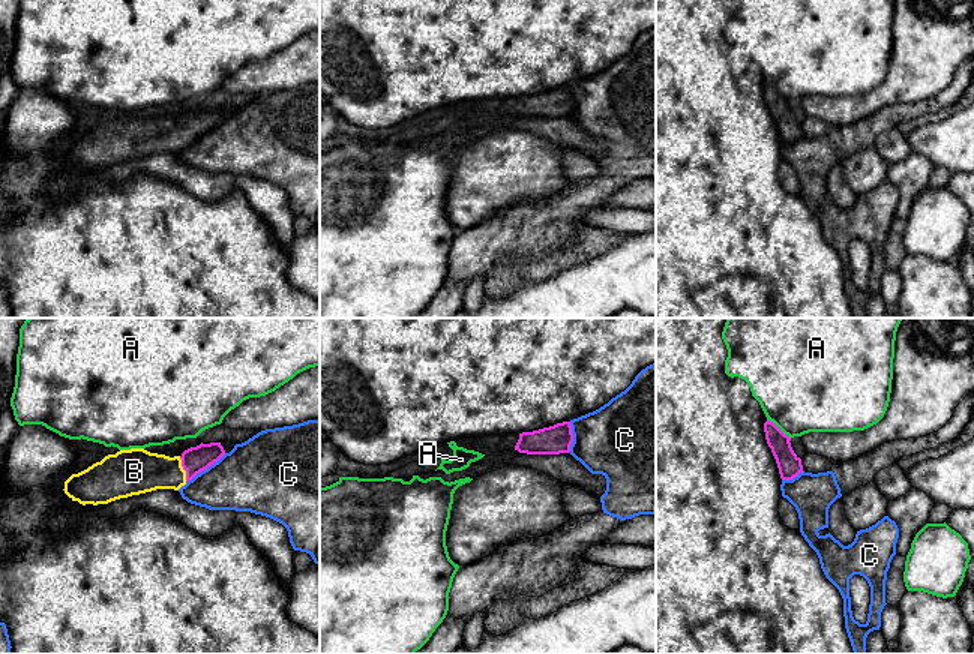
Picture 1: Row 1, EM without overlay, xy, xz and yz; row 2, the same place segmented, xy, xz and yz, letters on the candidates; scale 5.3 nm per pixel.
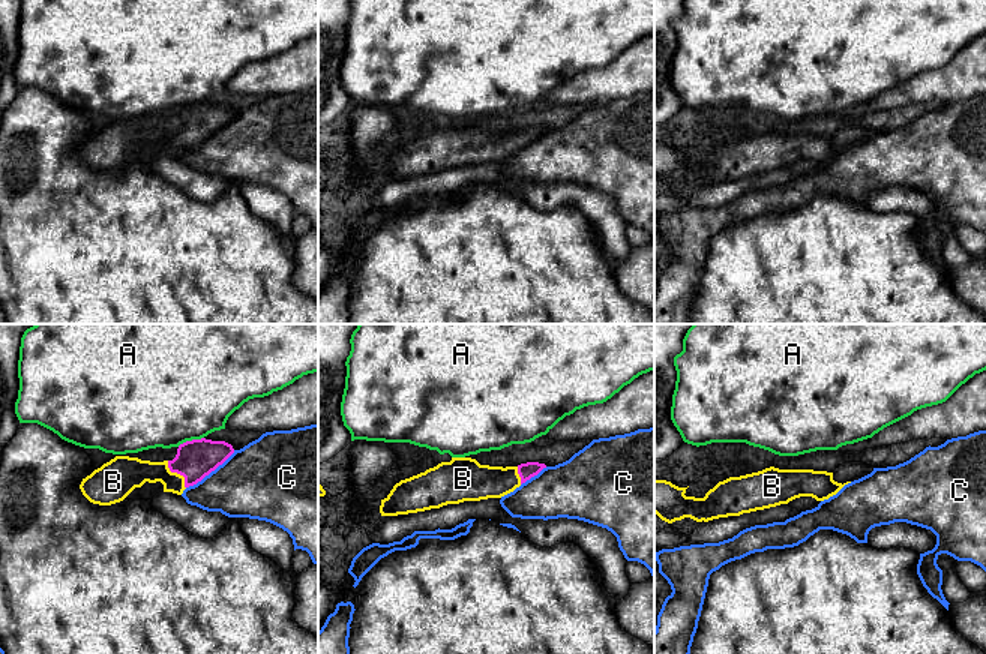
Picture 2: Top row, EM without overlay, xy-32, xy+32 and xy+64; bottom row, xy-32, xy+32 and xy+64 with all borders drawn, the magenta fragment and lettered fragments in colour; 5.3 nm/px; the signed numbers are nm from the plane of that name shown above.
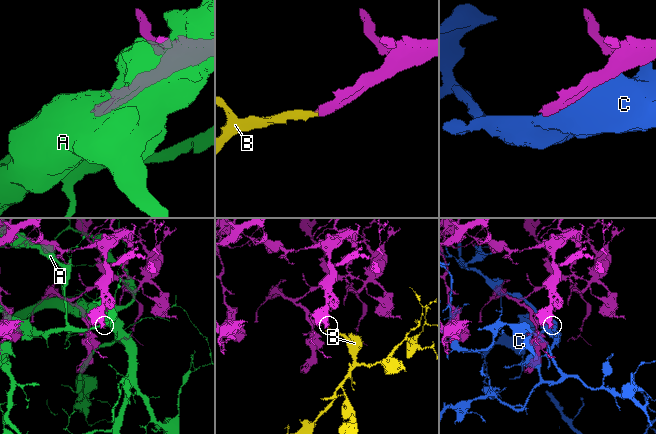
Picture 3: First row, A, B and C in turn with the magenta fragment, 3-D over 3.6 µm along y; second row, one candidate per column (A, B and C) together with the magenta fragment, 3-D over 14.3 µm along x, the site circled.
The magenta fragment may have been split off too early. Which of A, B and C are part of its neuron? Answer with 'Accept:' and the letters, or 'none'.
Accept: B

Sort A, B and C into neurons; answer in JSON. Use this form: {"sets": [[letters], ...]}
{"sets": [["A"], ["B"], ["C"]]}

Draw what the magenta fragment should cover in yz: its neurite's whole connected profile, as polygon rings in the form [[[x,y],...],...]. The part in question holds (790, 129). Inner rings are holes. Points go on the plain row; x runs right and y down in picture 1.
[[[773,86],[764,87],[764,96],[768,111],[776,123],[782,144],[792,144],[803,136],[801,123],[791,111],[791,102],[785,99]]]

